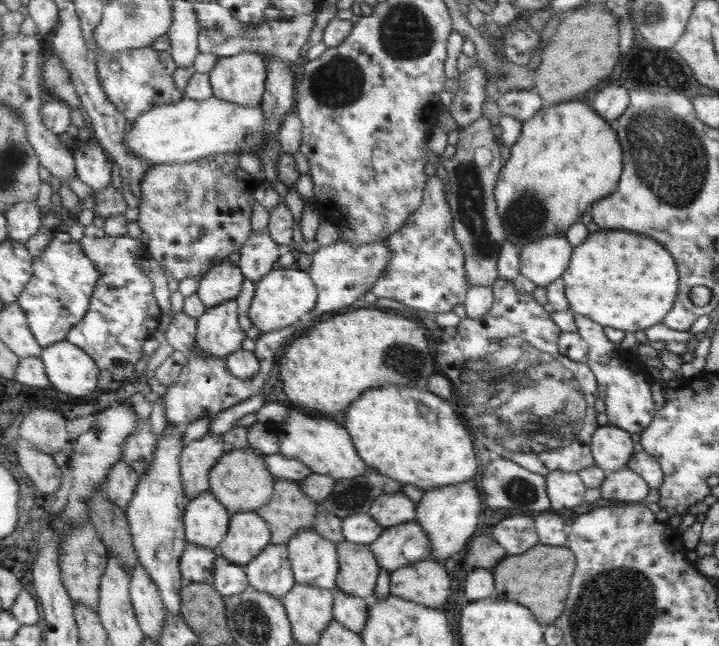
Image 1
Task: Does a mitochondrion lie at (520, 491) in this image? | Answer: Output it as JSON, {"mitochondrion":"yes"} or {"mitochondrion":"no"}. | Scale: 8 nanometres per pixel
{"mitochondrion":"yes"}

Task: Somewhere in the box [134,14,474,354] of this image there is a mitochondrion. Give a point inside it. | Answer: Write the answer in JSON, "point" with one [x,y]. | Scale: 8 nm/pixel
{"point":[339,82]}

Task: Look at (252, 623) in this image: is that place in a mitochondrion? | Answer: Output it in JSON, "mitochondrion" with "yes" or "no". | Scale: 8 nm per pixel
{"mitochondrion":"yes"}

